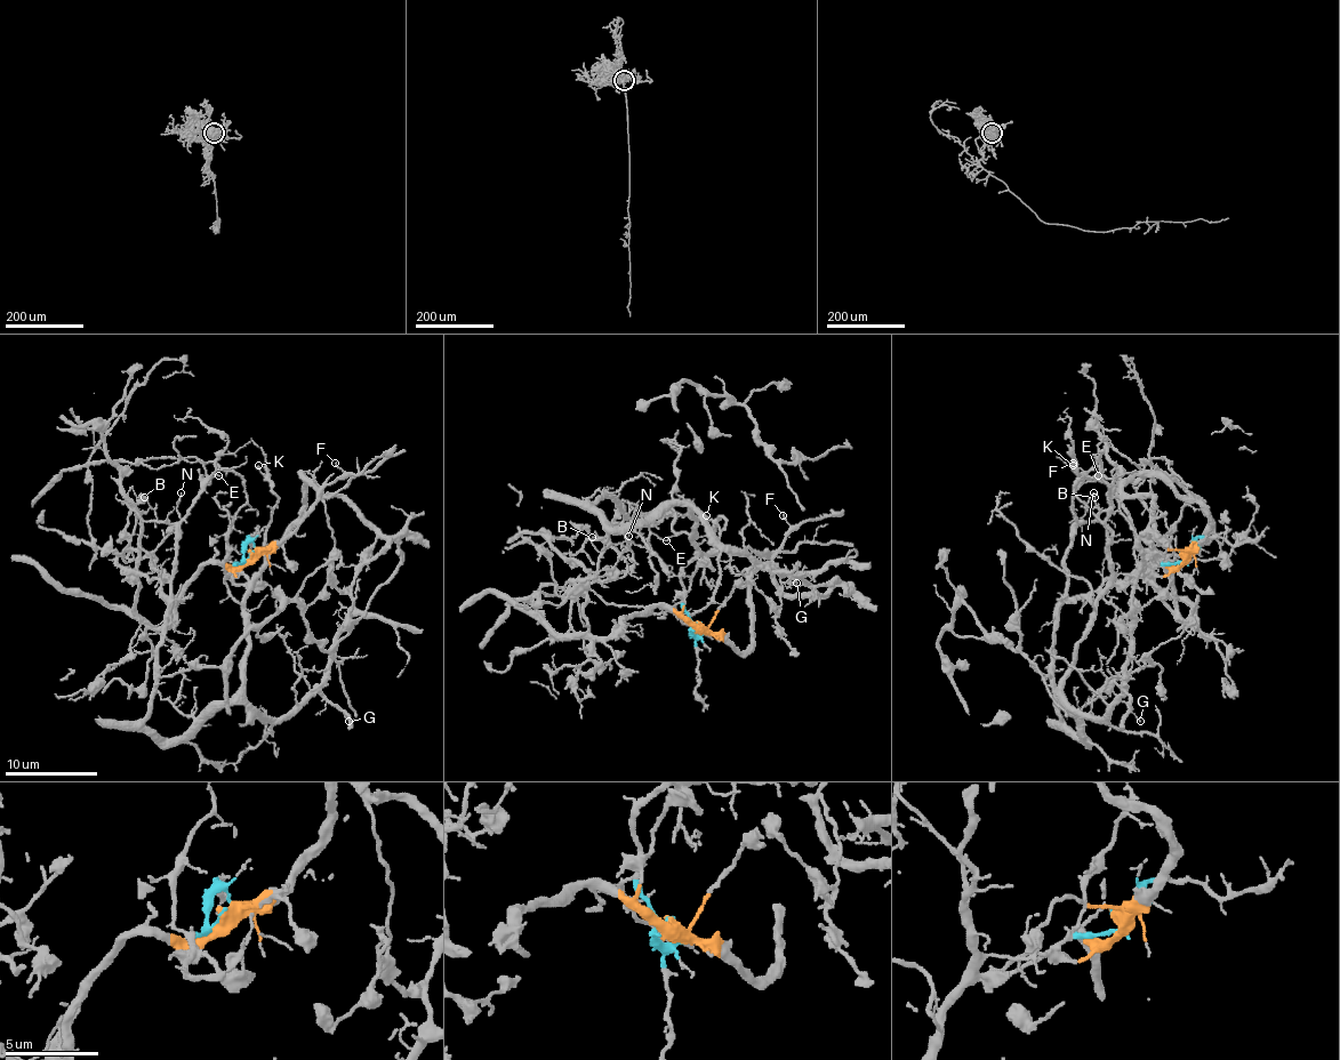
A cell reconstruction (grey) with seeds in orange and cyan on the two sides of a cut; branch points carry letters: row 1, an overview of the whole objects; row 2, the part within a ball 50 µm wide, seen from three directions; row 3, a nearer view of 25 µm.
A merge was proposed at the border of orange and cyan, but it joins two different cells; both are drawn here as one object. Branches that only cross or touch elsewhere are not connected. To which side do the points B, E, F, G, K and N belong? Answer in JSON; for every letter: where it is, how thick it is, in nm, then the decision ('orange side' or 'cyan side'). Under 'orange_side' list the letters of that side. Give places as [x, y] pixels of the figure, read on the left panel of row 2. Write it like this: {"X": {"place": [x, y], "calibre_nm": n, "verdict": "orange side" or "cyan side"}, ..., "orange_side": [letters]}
{"B": {"place": [144, 497], "calibre_nm": 110, "verdict": "cyan side"}, "E": {"place": [218, 475], "calibre_nm": 90, "verdict": "cyan side"}, "F": {"place": [335, 463], "calibre_nm": 100, "verdict": "cyan side"}, "G": {"place": [348, 721], "calibre_nm": 120, "verdict": "cyan side"}, "K": {"place": [258, 465], "calibre_nm": 100, "verdict": "cyan side"}, "N": {"place": [181, 492], "calibre_nm": 120, "verdict": "cyan side"}, "orange_side": []}

